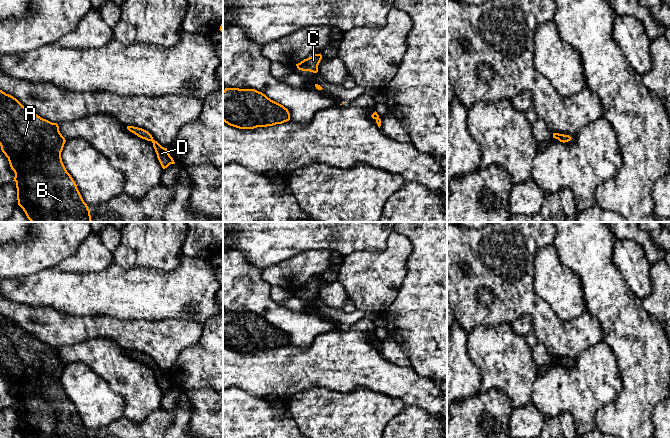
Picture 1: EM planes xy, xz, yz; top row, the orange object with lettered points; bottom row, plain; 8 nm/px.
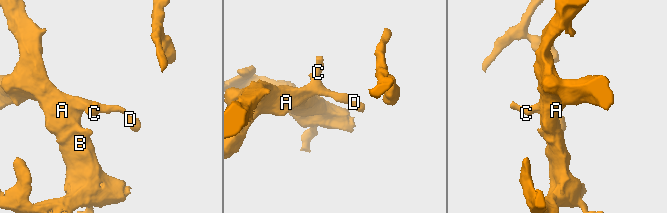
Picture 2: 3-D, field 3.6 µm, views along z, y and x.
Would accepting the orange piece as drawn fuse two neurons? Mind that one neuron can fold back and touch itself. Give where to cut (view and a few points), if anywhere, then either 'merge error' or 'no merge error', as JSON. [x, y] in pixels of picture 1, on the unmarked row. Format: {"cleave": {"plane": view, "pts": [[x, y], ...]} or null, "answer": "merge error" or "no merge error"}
{"cleave": null, "answer": "no merge error"}

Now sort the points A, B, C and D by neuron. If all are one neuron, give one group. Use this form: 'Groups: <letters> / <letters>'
Groups: A B C D

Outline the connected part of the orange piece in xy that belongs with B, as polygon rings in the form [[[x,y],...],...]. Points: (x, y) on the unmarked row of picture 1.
[[[0,314],[0,370],[15,397],[18,429],[25,438],[90,438],[62,386],[65,366],[57,347],[41,342]]]

